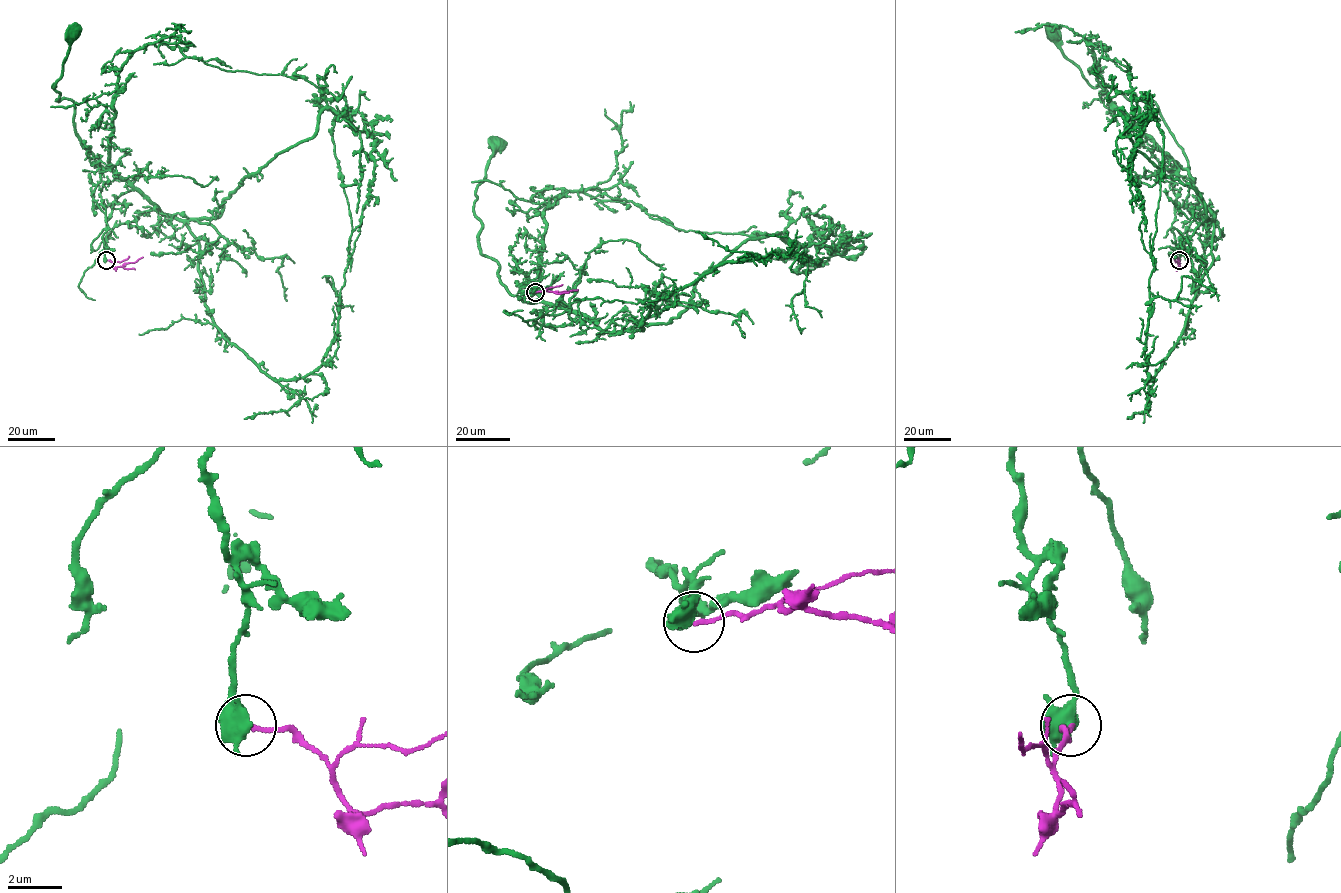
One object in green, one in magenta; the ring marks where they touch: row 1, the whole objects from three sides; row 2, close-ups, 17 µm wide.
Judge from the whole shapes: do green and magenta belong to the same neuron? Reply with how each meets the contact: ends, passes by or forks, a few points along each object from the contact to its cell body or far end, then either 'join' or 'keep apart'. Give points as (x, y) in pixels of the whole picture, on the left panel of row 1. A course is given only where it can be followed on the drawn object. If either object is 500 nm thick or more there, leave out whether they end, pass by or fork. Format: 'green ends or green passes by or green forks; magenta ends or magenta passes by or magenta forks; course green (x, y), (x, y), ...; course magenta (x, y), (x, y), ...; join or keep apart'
green forks; magenta ends; course green (105, 260), (108, 227), (92, 193), (109, 169), (80, 141), (74, 103), (56, 100), (53, 86), (74, 33); course magenta (105, 260), (117, 267), (142, 257); keep apart

